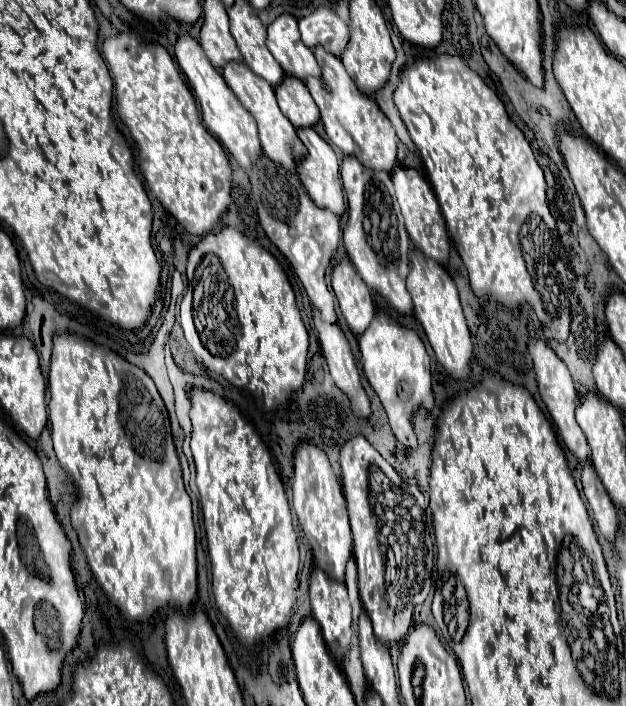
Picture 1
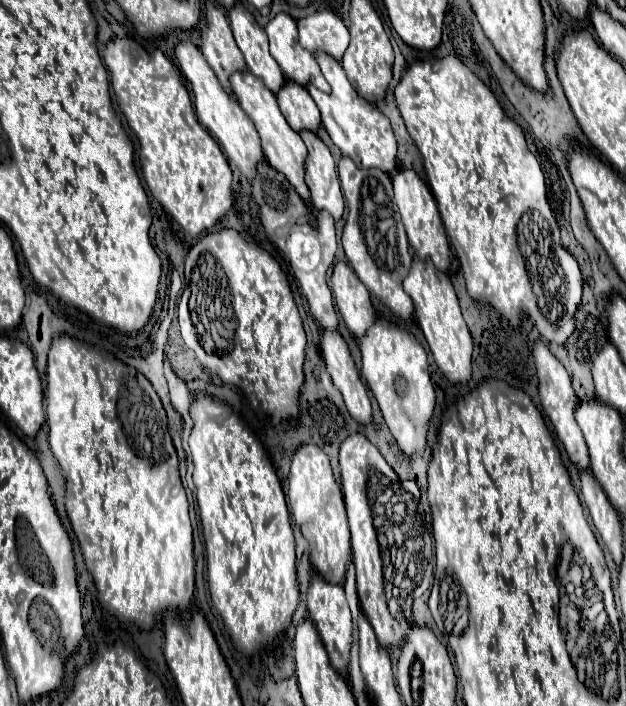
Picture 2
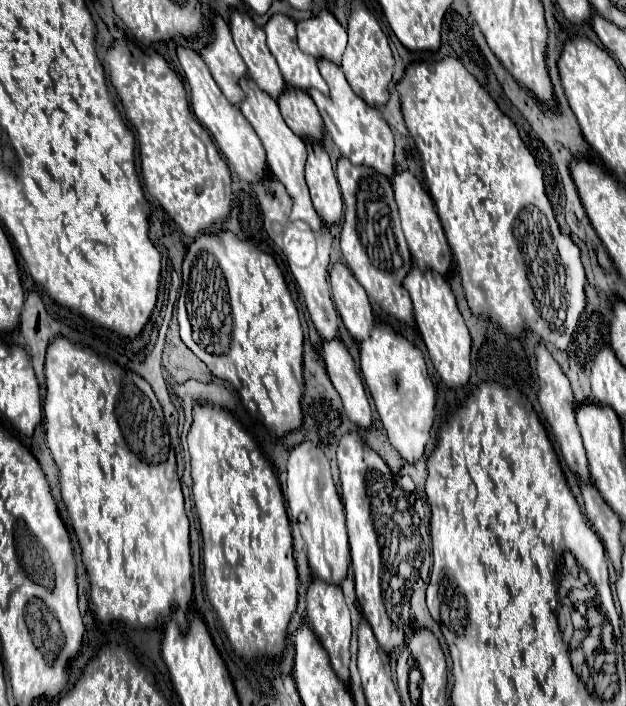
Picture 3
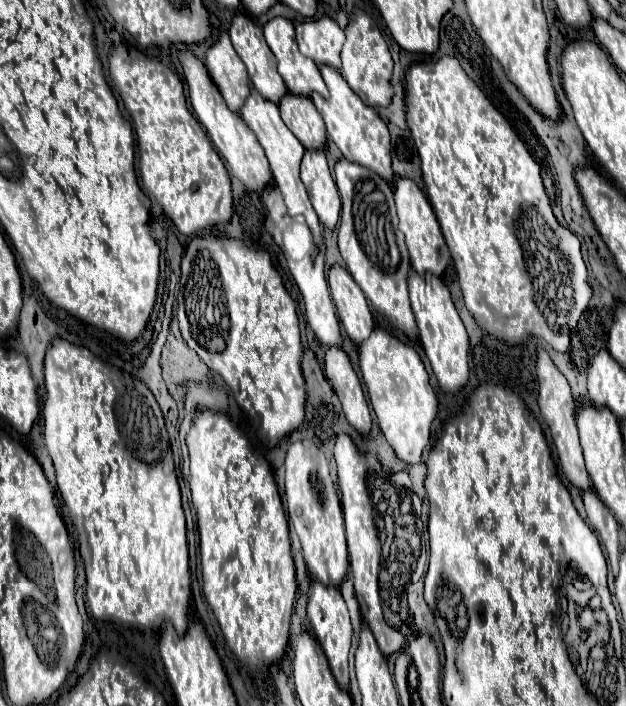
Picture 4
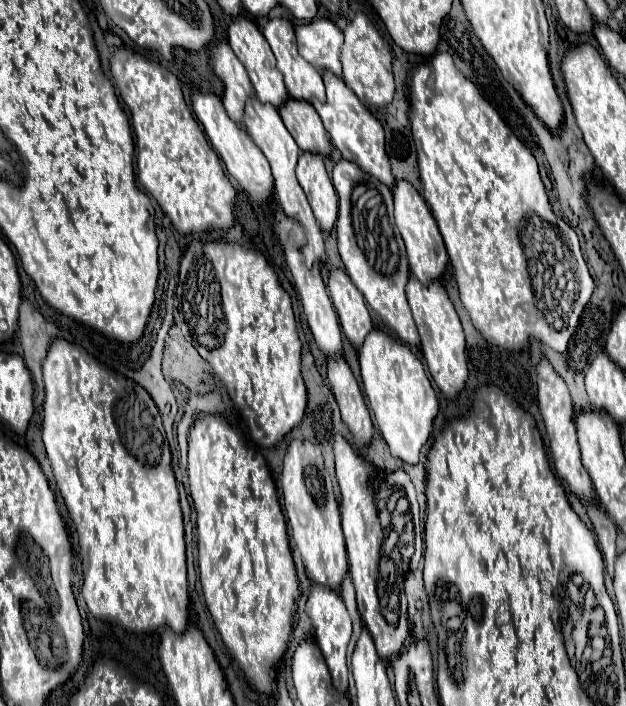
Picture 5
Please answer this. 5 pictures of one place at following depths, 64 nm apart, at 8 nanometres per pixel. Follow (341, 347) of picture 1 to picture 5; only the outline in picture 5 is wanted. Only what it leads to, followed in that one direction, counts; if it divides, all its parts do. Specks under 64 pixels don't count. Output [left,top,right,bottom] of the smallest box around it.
[328,358,374,448]

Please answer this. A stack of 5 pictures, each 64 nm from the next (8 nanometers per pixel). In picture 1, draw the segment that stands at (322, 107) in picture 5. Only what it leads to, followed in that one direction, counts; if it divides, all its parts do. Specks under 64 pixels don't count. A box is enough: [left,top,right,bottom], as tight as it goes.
[306,46,398,172]

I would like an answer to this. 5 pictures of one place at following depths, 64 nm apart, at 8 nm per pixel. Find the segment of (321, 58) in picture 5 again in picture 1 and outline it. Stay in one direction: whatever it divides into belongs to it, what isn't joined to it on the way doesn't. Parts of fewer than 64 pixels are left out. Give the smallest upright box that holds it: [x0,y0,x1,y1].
[298,6,348,56]

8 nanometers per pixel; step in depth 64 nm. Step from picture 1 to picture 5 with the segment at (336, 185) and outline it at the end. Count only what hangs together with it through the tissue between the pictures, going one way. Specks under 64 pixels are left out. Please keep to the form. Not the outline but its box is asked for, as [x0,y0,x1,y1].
[296,152,338,232]

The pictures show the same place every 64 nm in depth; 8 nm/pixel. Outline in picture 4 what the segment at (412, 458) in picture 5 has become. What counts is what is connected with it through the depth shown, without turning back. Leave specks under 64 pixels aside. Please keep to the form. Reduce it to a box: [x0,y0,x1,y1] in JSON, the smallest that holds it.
[360,328,438,464]

